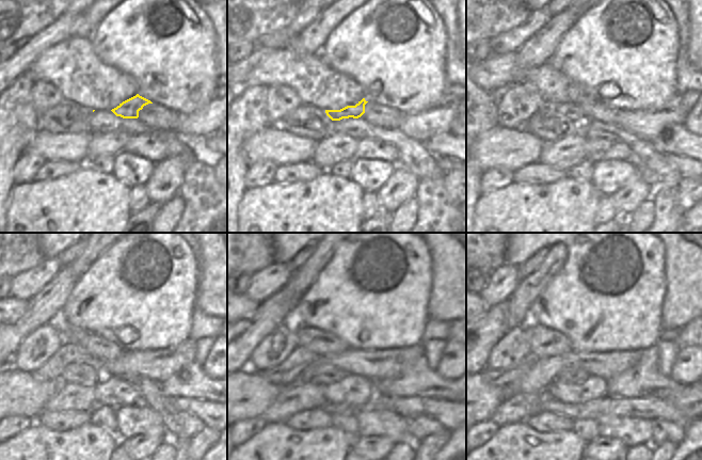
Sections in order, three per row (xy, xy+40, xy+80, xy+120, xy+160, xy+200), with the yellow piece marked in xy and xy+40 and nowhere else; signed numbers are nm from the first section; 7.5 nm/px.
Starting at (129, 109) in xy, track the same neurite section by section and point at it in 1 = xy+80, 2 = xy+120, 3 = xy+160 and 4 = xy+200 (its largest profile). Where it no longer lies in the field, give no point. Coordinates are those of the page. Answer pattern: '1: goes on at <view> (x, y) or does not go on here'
1: goes on at xy+80 (571, 111)
2: goes on at xy+120 (51, 370)
3: goes on at xy+160 (286, 374)
4: goes on at xy+200 (501, 378)

